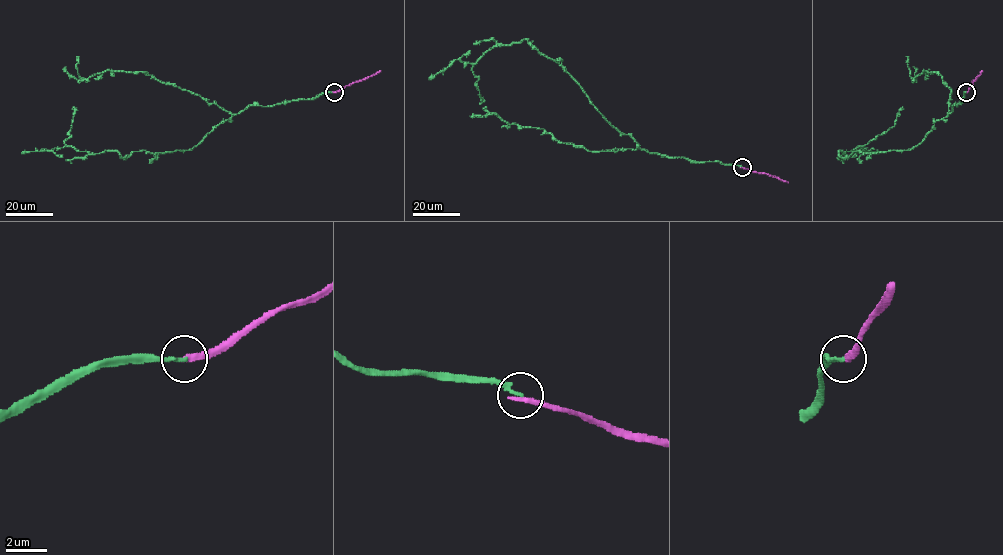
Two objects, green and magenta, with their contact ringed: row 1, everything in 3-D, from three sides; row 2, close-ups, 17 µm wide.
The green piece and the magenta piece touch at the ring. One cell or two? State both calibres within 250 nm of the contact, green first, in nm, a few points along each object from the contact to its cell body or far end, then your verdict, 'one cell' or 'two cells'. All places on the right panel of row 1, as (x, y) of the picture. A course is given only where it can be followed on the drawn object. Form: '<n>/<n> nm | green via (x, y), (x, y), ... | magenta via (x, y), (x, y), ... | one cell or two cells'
180/280 nm | green via (967, 92), (908, 150), (839, 155), (884, 134), (903, 109) | magenta via (967, 92), (982, 70) | two cells

